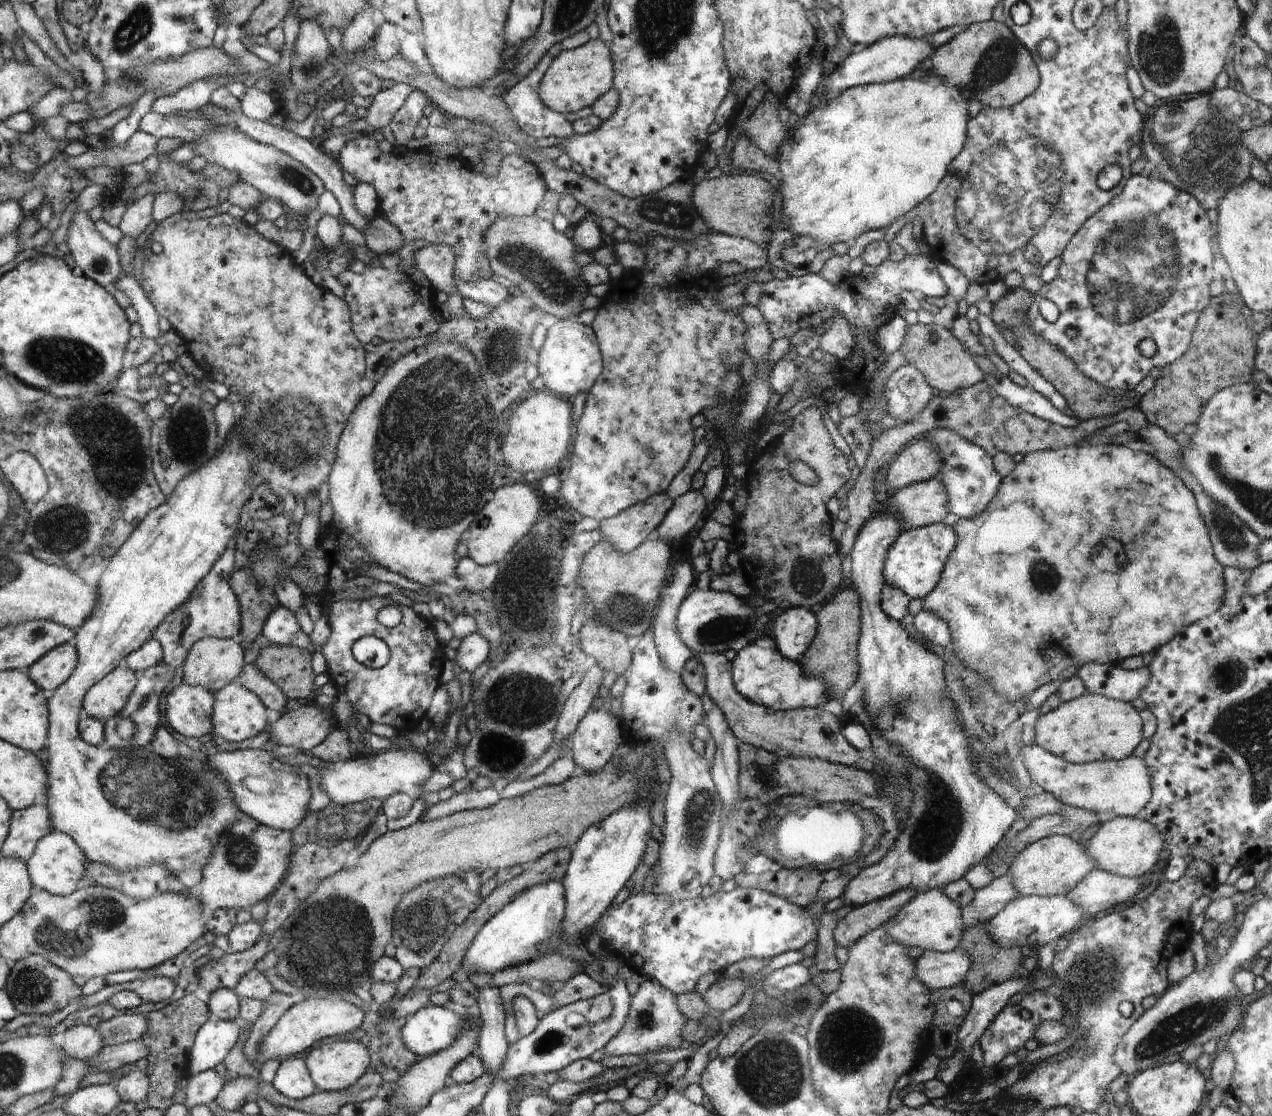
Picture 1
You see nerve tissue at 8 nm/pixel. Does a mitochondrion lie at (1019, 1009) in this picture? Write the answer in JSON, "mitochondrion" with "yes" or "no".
{"mitochondrion":"no"}

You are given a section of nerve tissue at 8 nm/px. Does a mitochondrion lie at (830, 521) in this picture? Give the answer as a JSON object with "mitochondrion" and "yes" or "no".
{"mitochondrion":"no"}

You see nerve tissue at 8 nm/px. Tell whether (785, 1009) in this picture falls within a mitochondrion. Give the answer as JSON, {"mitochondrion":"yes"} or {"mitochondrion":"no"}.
{"mitochondrion":"yes"}

